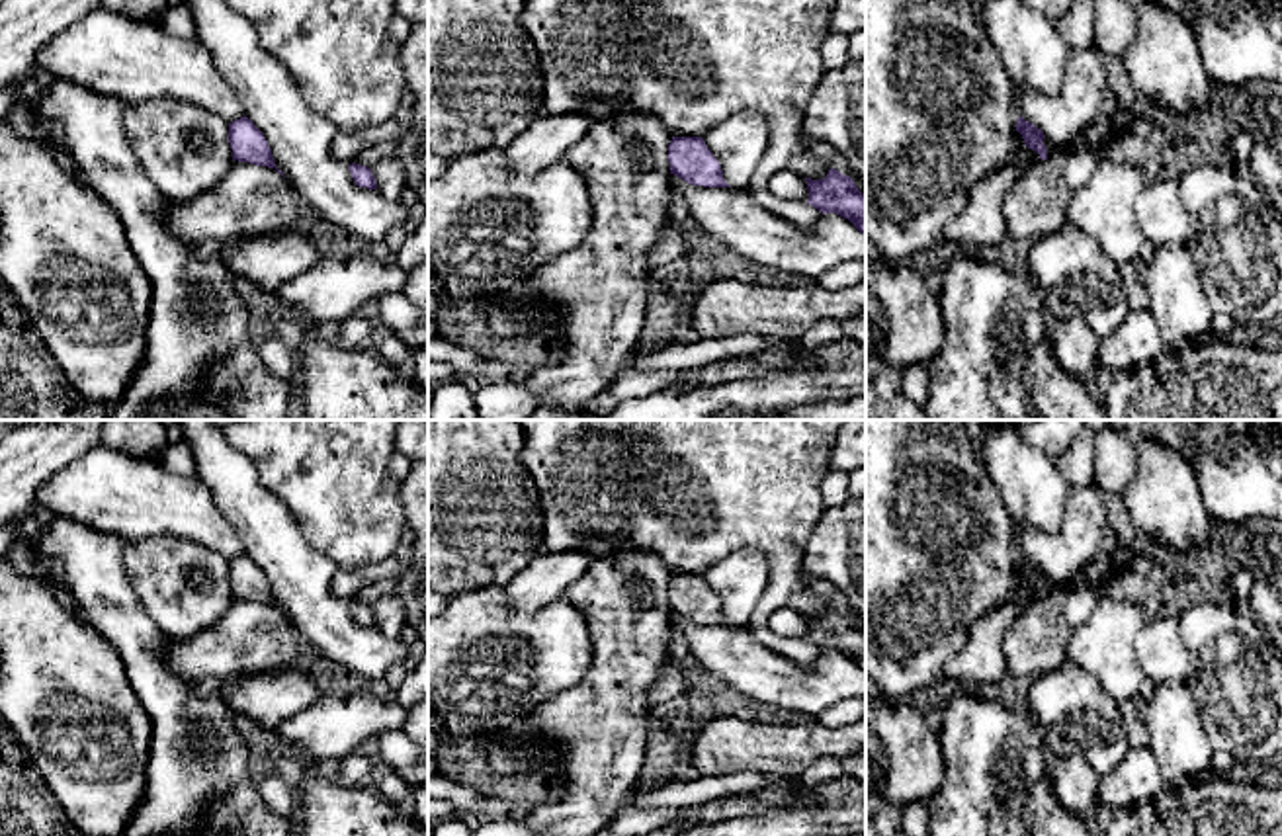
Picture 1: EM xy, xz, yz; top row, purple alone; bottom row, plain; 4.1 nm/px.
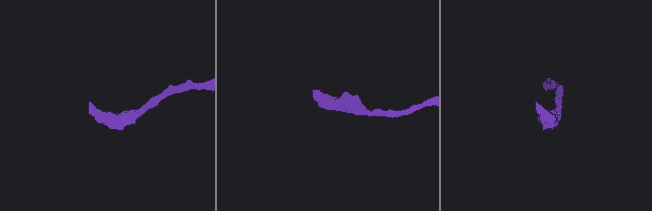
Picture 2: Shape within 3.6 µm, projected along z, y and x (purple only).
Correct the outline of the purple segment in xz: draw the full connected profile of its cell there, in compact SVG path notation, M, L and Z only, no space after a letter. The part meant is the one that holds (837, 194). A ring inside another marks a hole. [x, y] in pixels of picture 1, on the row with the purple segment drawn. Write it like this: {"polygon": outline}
{"polygon": "M831 168L823 180L807 180L809 205L825 213L836 213L848 219L866 234L866 193L862 193L850 176Z"}

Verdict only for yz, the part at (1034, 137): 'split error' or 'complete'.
complete

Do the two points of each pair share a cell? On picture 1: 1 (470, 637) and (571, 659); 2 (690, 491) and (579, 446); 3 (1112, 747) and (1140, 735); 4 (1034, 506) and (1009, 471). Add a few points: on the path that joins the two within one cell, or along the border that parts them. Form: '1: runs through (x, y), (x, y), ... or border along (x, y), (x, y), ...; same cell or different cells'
1: runs through (495, 645), (518, 645), (528, 655), (546, 655); same cell
2: runs through (663, 463), (645, 446), (606, 446); same cell
3: border along (1126, 727), (1126, 739), (1132, 747); different cells
4: runs through (1034, 499), (1017, 479); same cell

